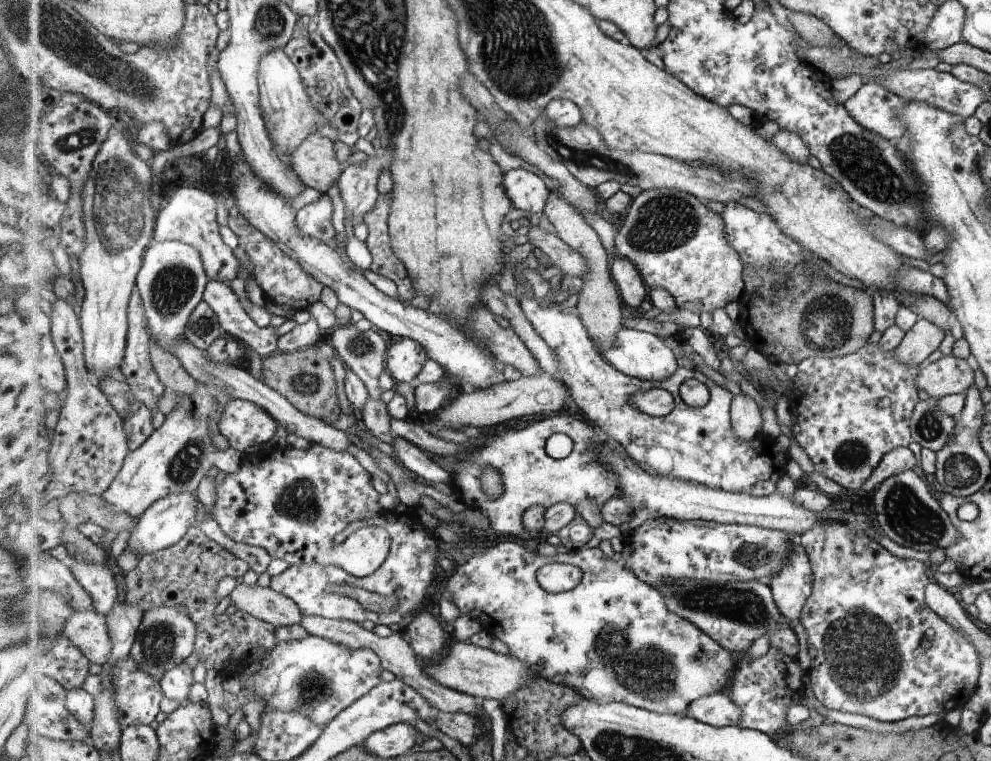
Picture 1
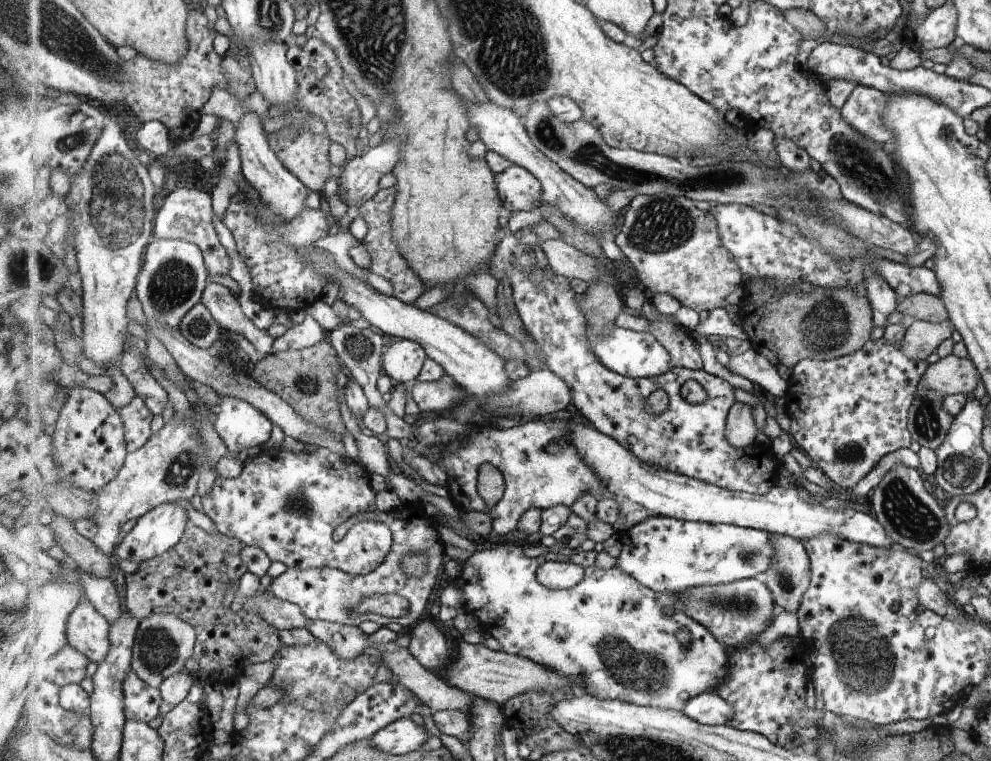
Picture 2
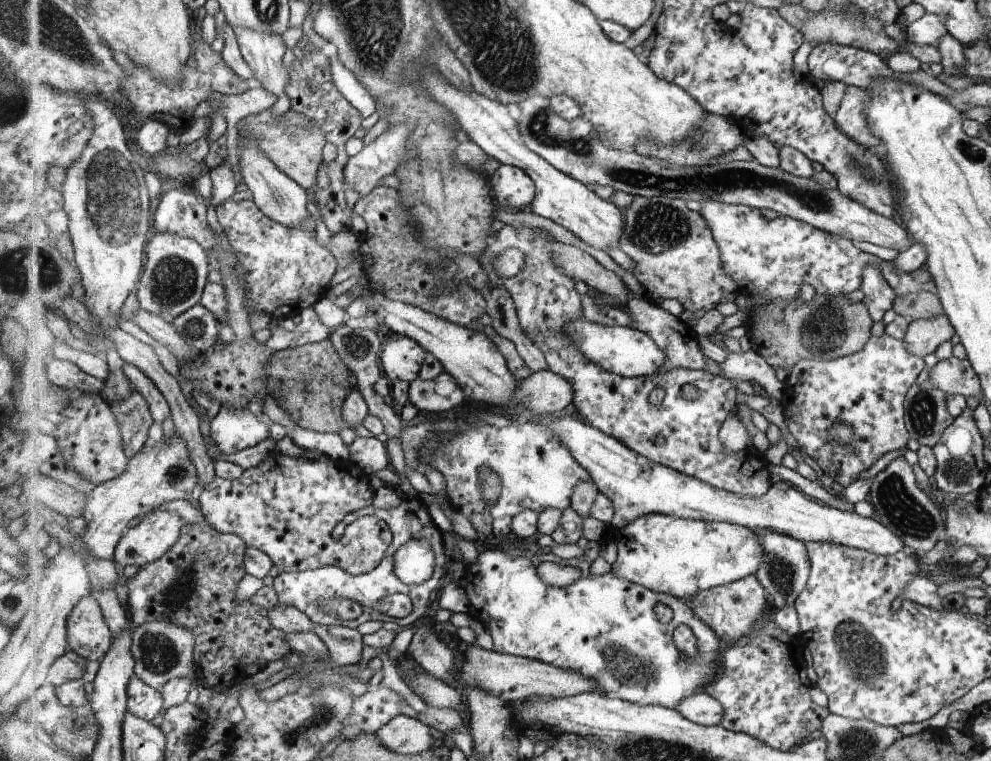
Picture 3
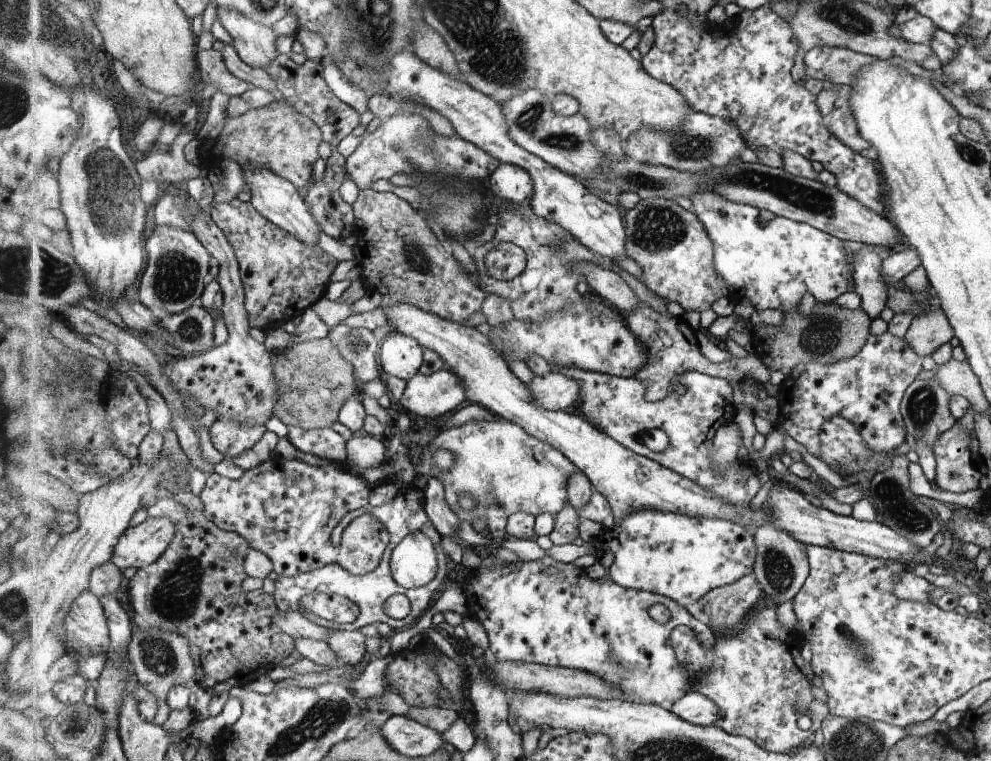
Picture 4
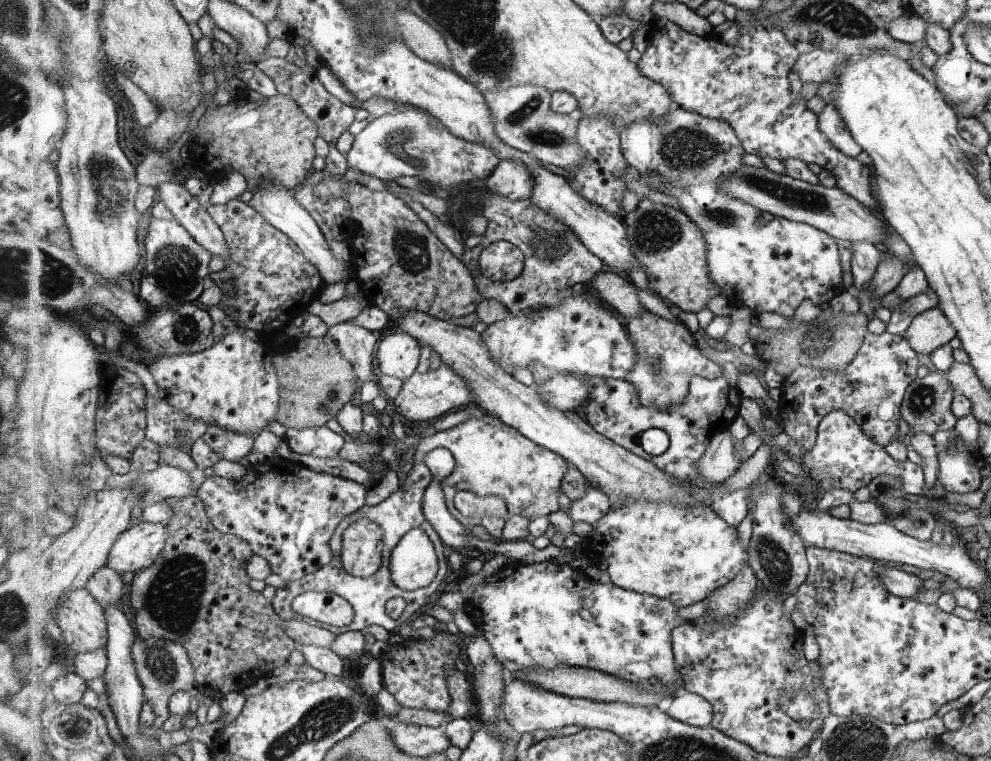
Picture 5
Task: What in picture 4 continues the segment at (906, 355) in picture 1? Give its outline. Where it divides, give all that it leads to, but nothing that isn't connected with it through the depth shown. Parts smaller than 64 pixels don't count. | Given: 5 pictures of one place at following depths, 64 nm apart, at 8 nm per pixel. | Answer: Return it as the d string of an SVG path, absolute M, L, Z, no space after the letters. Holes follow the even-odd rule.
M940 308L915 315L906 330L904 341L922 357L929 356L939 345L948 343L954 332Z

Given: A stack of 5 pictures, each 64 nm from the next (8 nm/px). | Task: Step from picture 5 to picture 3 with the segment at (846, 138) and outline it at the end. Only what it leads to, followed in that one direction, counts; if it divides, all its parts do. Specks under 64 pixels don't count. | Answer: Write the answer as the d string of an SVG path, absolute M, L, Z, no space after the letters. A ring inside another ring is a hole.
M851 85L845 100L842 100L841 110L837 112L837 124L845 134L860 142L863 146L873 149L880 143L868 123L868 110L872 94L869 89Z

